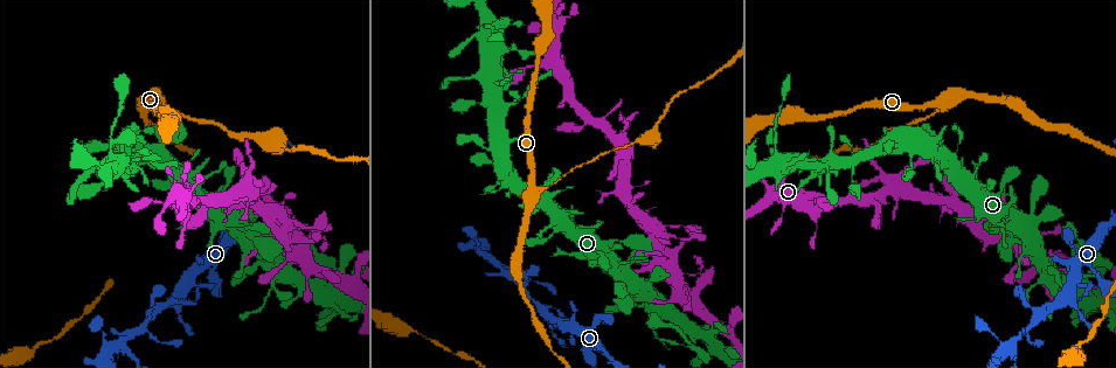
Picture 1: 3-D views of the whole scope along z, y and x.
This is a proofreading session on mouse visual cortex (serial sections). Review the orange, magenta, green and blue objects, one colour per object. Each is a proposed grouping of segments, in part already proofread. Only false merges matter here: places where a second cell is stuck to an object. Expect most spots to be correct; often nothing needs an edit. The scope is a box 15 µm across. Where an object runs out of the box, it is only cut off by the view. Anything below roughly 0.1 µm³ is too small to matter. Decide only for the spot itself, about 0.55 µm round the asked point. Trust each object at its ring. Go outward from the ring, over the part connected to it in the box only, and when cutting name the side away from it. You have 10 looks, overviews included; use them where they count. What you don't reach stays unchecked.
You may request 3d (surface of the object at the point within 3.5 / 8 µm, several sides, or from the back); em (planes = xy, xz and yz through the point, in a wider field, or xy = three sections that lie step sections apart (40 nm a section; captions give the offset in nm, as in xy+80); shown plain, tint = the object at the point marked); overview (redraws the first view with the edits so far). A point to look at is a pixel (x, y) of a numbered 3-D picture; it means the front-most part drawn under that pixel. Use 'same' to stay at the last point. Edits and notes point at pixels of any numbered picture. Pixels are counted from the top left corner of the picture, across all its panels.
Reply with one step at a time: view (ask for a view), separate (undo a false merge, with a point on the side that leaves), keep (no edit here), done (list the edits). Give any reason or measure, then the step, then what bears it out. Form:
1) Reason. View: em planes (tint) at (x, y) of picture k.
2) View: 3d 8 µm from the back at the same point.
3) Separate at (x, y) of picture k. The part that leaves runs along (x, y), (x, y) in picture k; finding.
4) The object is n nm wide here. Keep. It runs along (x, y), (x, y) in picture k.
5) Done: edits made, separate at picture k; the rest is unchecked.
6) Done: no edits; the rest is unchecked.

A narrow waist. View: em planes (tint) at (694, 343) of picture 1.

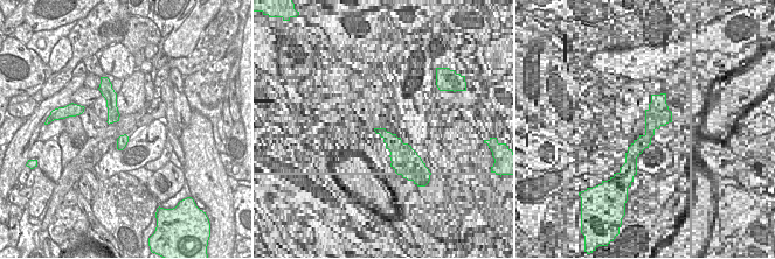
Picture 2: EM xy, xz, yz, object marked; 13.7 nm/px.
Wider look. View: 3d 3.5 µm at the same point.

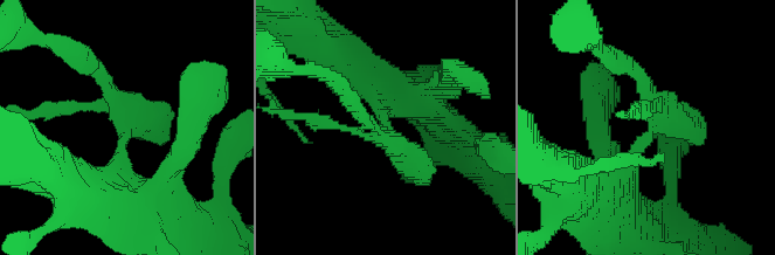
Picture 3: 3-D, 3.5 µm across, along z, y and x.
The object is 160 nm wide here. Keep. It runs along (115, 192), (125, 116), (92, 69) in picture 3; one cell here.

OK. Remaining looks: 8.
View: 3d 3.5 µm at (531, 191) of picture 1.

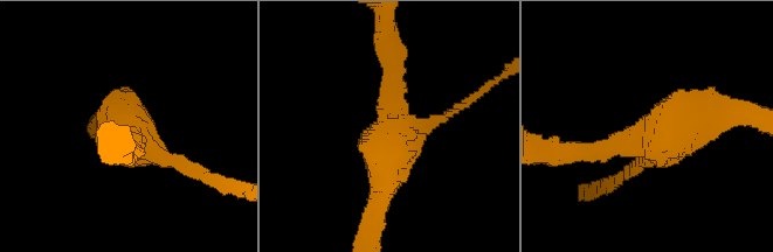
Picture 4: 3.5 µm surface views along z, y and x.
View: em xy step 3 (tint) at (653, 142) of picture 4.

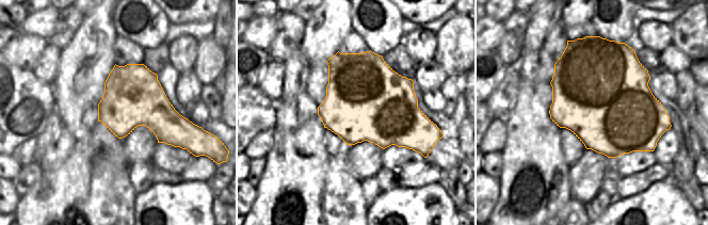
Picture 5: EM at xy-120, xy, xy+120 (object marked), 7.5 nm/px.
View: em xy step 1 (tint) at the same point.

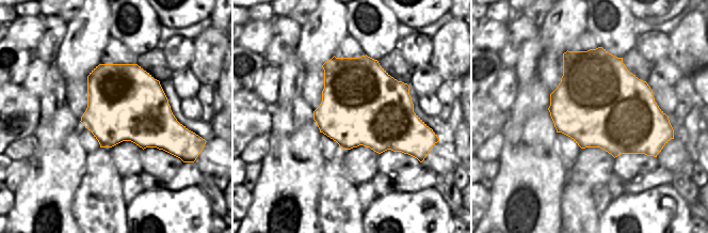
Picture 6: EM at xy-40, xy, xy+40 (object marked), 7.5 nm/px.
Keep. It runs along (582, 151), (723, 114) in picture 4; all the same cell.

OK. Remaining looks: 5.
Sudden change in width. View: 3d 3.5 µm at (1014, 348) of picture 1.

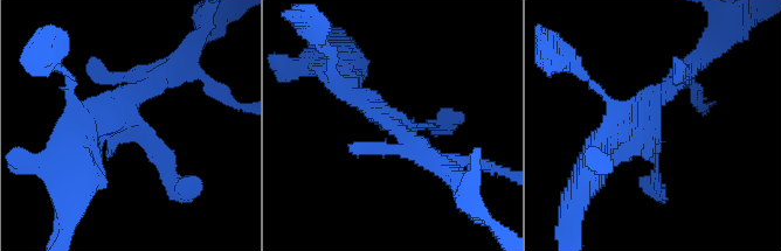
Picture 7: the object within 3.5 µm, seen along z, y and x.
3 arms meet here; the arms are 150, 300, 300 nm wide; need the tissue. View: em xy step 3 (tint) at (657, 127) of picture 7.

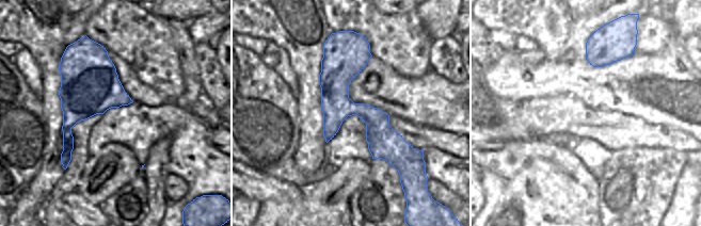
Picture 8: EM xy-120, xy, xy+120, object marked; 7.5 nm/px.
Keep. It runs along (343, 41), (341, 97), (396, 164) in picture 8; one cell here.

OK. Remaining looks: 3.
Calibre changes. View: 3d 3.5 µm at (483, 28) of picture 1.

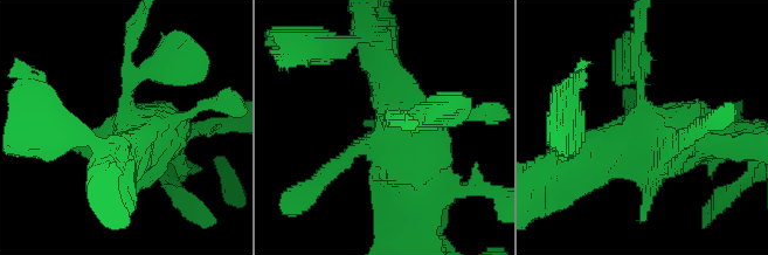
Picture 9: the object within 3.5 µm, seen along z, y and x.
Need the tissue. View: em xy step 1 (tint) at (387, 127) of picture 9.

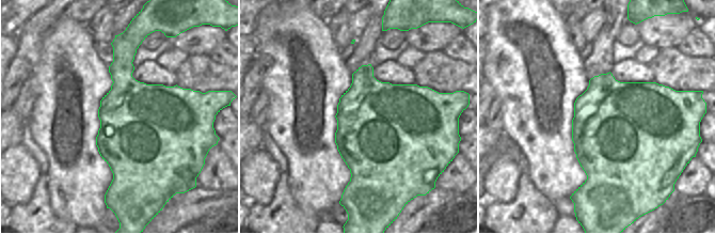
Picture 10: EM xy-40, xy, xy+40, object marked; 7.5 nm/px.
Keep. Continuous, no second cell.

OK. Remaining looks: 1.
Done: no edits; the rest is unchecked.

